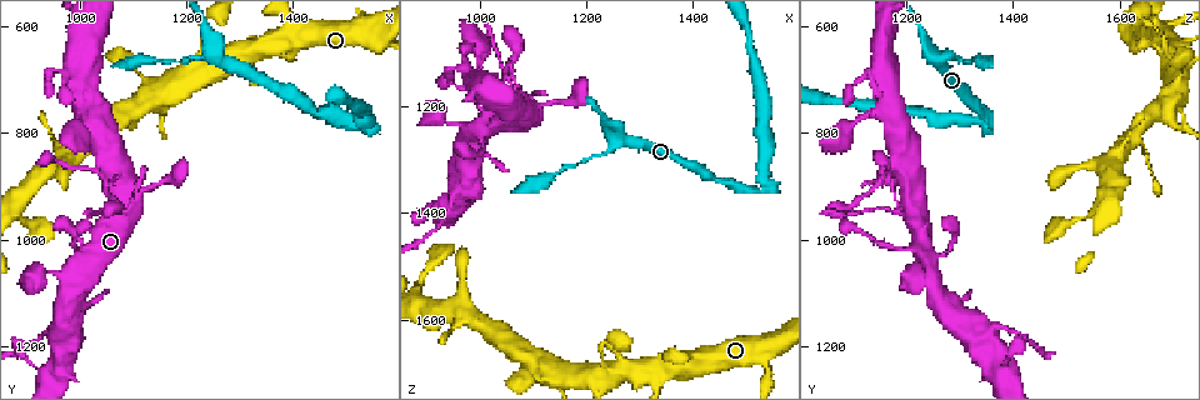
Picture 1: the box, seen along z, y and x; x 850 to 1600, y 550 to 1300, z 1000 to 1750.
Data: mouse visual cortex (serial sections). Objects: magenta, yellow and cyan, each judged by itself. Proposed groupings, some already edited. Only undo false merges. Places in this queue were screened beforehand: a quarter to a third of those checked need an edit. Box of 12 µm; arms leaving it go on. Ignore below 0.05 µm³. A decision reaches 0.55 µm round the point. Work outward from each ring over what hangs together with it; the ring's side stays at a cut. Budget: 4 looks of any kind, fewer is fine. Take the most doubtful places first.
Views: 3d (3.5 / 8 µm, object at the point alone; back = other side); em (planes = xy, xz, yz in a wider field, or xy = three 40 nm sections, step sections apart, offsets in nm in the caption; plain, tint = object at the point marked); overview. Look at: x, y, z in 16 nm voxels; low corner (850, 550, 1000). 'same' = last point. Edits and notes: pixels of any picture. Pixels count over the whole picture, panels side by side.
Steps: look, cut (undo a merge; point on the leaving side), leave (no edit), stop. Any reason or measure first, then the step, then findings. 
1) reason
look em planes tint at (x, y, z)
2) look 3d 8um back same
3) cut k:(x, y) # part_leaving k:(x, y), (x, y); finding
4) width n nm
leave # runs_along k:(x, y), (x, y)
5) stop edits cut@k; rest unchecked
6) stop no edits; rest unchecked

narrows sharply
look 3d 3.5um at (1525, 785, 1360)

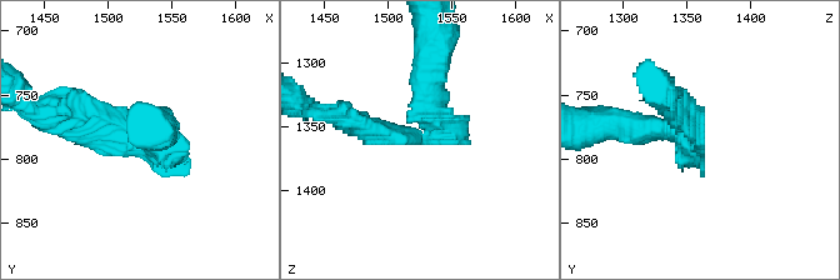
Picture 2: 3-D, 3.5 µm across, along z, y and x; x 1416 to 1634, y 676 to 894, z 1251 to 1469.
look em xy step 2 tint same

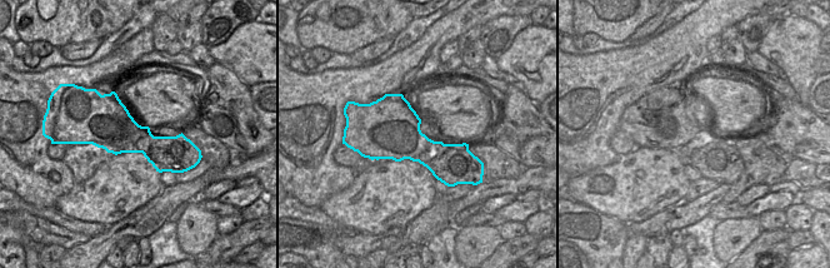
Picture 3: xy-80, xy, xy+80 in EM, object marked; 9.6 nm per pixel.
cut 2:(176, 143) # part_leaving 2:(425, 138), (433, 131), (433, 33); two cells meet here

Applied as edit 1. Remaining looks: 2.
thick turns thin
look 3d 3.5um at (1000, 1020, 1200)

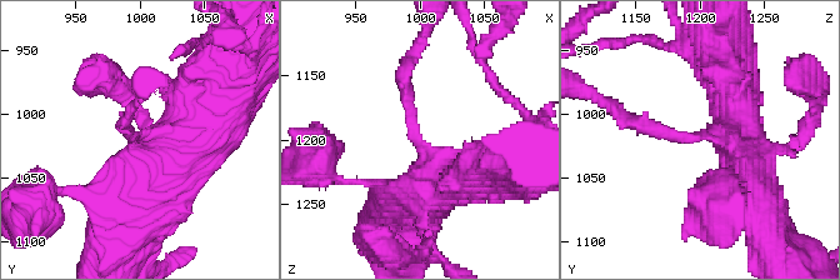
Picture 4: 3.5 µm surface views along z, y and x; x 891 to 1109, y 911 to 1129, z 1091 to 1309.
need the tissue
look em xy step 2 tint at (998, 1018, 1202)

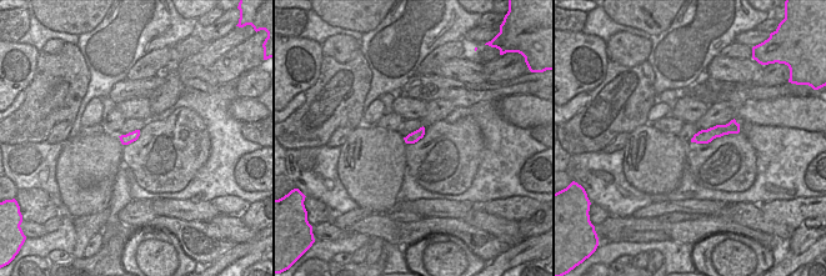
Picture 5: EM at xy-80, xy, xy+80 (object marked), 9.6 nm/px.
arm_widths 200, 600 nm
leave # runs_along 4:(494, 176), (456, 176), (418, 141), (410, 64); continuous, no second cell

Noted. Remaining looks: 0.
stop edits cut@2; rest unchecked

